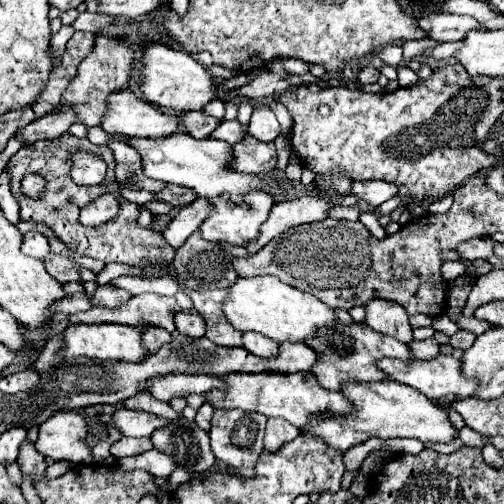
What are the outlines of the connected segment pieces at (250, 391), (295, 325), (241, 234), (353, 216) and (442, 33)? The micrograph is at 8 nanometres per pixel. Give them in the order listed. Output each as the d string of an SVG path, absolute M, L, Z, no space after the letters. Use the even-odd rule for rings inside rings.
M232 372L222 376L226 382L224 390L208 390L206 402L214 408L240 408L246 412L260 412L270 418L284 418L296 428L302 428L312 414L350 414L352 404L344 400L340 392L330 392L322 388L310 372L294 372L294 374L280 374L280 372L258 372L258 374L244 374Z
M254 276L254 278L238 278L228 288L228 298L222 304L222 312L228 322L240 332L260 332L270 336L274 342L304 342L308 336L314 336L316 328L332 326L336 322L336 314L316 296L296 290L276 276Z
M258 190L248 192L248 194L244 196L244 204L234 204L228 194L210 198L208 202L210 202L210 206L212 206L212 212L210 212L210 216L200 224L200 234L202 234L202 238L204 238L204 240L210 240L210 242L226 240L226 242L238 244L238 246L244 246L246 242L250 242L250 240L254 240L254 238L258 236L260 224L268 218L268 212L270 212L272 206L274 206L272 196L266 194L266 192L258 192Z
M336 204L334 210L330 210L330 218L336 218L336 220L358 220L358 216L360 216L360 212L356 206L346 208L346 206Z
M428 14L418 18L418 28L426 32L426 36L438 36L438 42L456 42L464 32L472 28L480 28L476 20L470 16L456 16L456 14Z

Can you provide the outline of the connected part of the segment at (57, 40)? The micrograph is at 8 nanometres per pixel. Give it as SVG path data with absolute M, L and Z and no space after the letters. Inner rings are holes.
M62 26L62 30L50 38L50 48L52 48L54 58L62 56L62 52L66 48L66 42L72 38L72 32L74 32L72 26Z

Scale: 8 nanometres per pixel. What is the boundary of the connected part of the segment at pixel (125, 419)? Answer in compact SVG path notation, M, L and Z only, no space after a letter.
M116 410L112 414L112 424L114 428L118 428L124 436L134 436L134 438L142 438L142 436L150 436L156 428L162 428L168 420L152 416L148 412L138 412L138 410Z

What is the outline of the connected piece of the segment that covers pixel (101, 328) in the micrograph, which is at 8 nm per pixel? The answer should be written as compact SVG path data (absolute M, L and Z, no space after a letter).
M72 324L64 330L64 360L88 356L98 360L122 360L122 362L140 362L144 360L142 332L134 326L124 324Z

